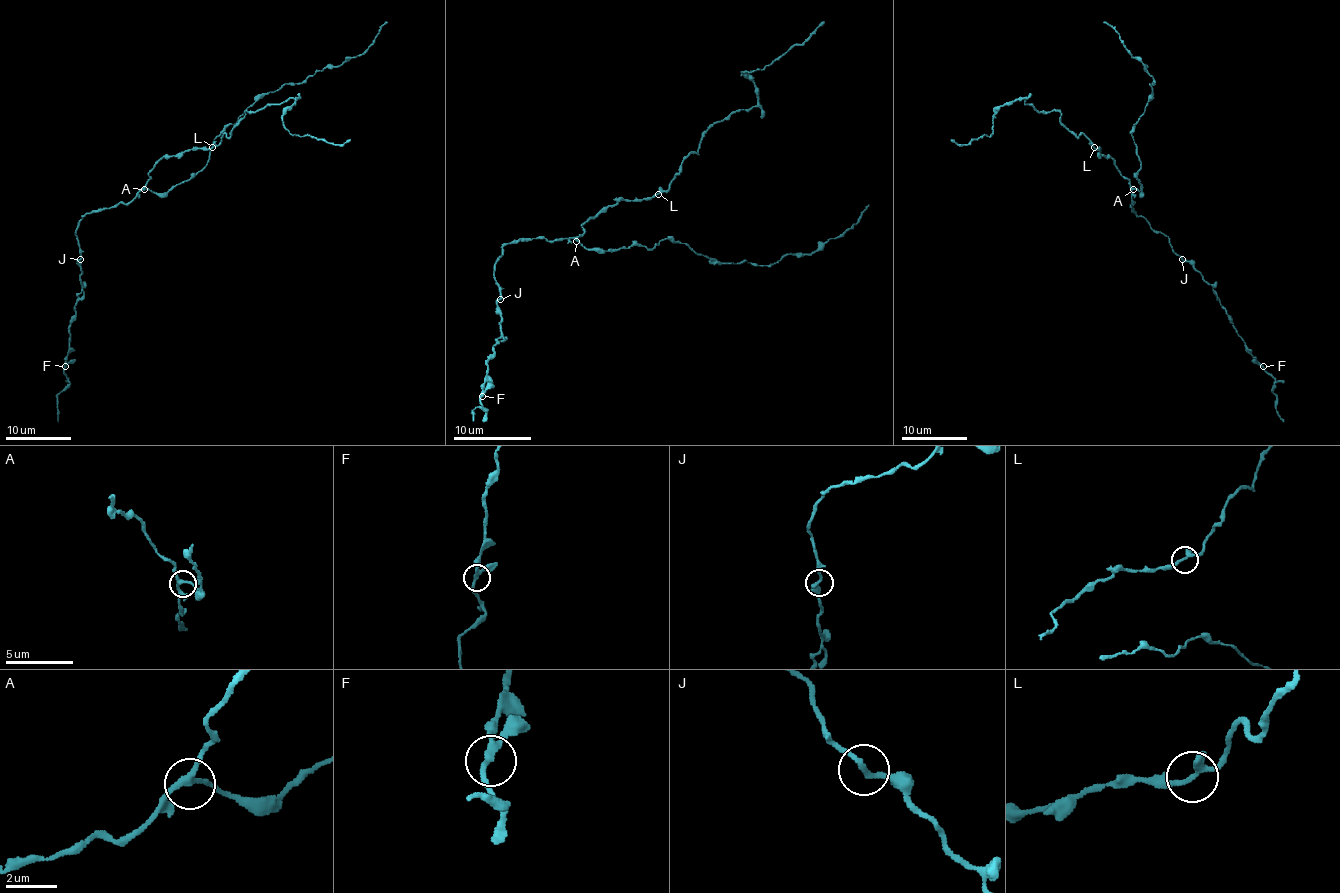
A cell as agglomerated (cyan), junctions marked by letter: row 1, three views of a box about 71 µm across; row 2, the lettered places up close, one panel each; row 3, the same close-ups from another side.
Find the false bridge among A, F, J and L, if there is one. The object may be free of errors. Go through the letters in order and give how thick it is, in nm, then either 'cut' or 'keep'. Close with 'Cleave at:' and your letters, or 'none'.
A: 220 nm | keep
F: 190 nm | keep
J: 200 nm | keep
L: 200 nm | keep
Cleave at: none

